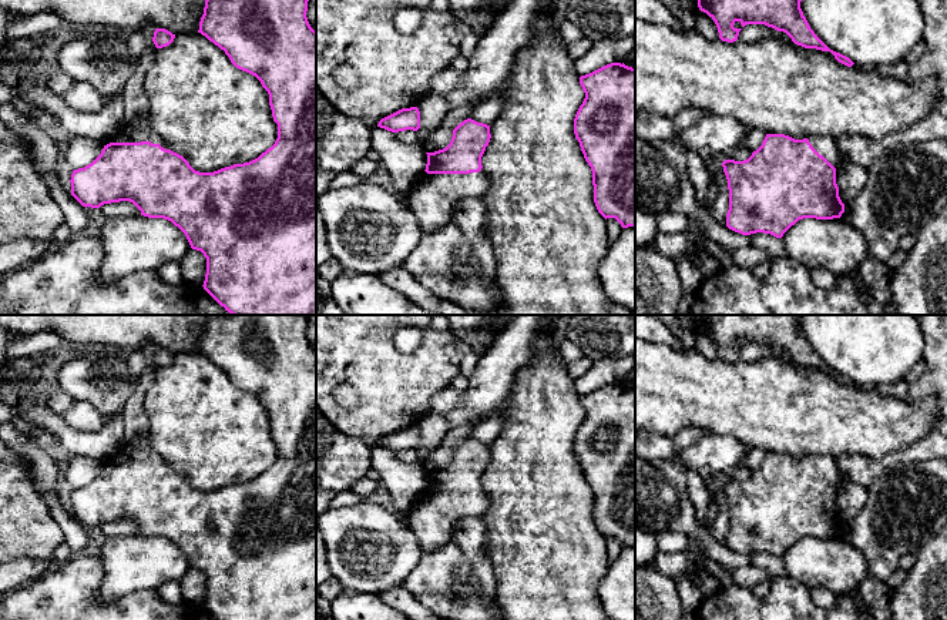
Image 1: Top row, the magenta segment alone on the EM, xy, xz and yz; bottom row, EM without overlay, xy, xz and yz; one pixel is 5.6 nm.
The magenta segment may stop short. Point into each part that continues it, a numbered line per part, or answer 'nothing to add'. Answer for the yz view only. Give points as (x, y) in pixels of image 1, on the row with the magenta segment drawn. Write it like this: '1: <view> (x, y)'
1: yz (826, 146)

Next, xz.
1: xz (432, 200)

